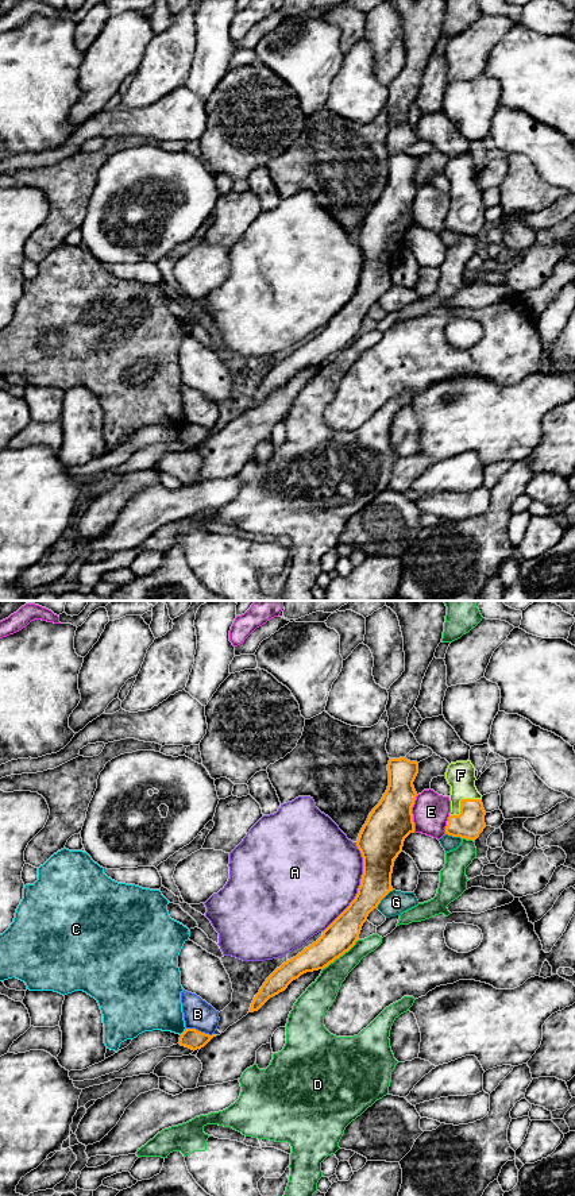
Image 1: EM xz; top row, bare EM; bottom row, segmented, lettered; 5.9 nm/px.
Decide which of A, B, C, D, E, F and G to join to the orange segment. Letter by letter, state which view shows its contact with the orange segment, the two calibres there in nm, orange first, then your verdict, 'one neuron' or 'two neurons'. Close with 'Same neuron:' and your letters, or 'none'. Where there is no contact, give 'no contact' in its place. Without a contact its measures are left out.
A: contact in xz; calibres 200 and 480 nm; two neurons
B: contact in xz; calibres 120 and 180 nm; two neurons
C: contact in xz; calibres 120 and 320 nm; two neurons
D: contact in xz; calibres 190 and 160 nm; two neurons
E: contact in xz; calibres 260 and 220 nm; two neurons
F: contact in xz; calibres 170 and 170 nm; one neuron
G: contact in xz; calibres 190 and 140 nm; two neurons
Same neuron: F

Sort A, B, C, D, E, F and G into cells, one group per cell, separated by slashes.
A / B / C / D / E / F / G

